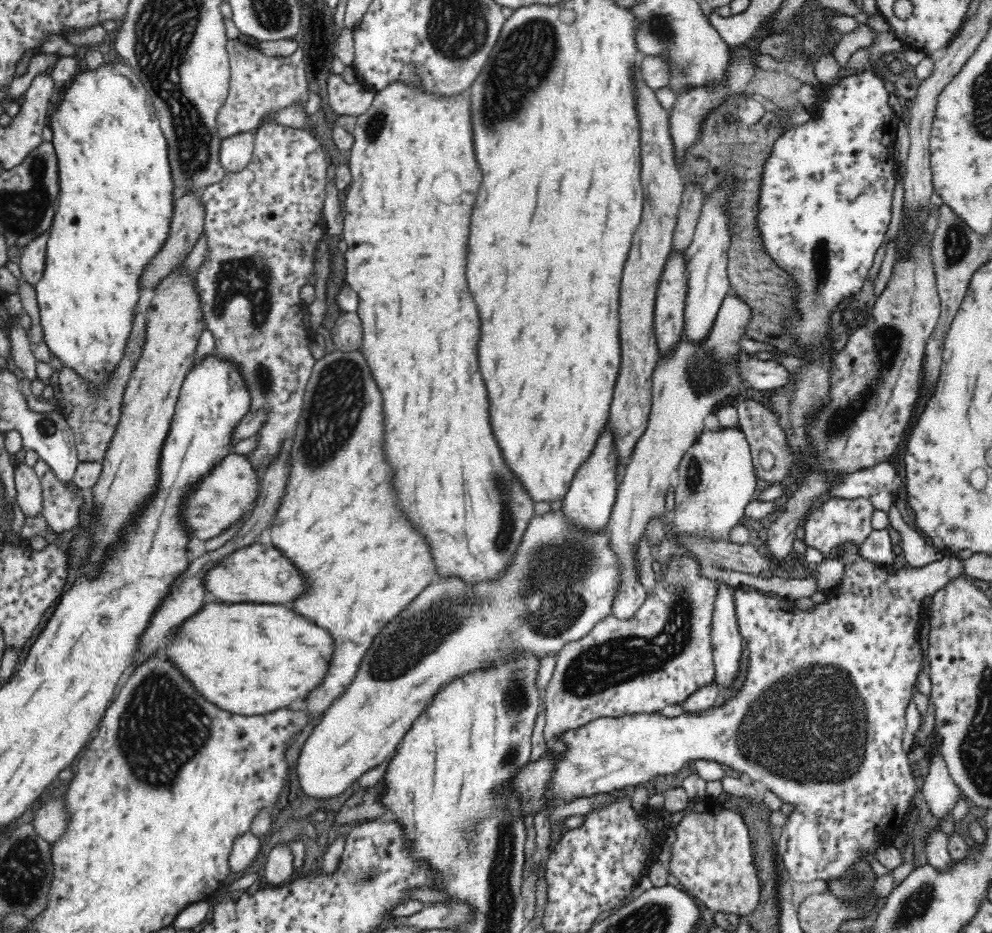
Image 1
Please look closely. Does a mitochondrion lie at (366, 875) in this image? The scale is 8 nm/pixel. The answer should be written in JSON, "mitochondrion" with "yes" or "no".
{"mitochondrion":"yes"}

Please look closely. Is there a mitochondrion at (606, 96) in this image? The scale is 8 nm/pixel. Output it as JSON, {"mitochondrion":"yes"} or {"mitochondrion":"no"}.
{"mitochondrion":"no"}

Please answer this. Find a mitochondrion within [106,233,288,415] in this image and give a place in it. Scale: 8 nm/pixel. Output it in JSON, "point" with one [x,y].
{"point":[251,277]}

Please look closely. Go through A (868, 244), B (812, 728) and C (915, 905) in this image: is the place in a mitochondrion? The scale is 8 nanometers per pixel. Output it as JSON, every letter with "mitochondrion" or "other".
{"A":"other","B":"mitochondrion","C":"mitochondrion"}

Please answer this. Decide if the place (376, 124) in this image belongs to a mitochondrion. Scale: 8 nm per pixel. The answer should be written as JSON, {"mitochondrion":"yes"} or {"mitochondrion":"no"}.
{"mitochondrion":"yes"}

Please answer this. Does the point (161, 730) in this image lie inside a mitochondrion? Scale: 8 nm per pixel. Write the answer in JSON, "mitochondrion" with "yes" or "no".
{"mitochondrion":"yes"}

